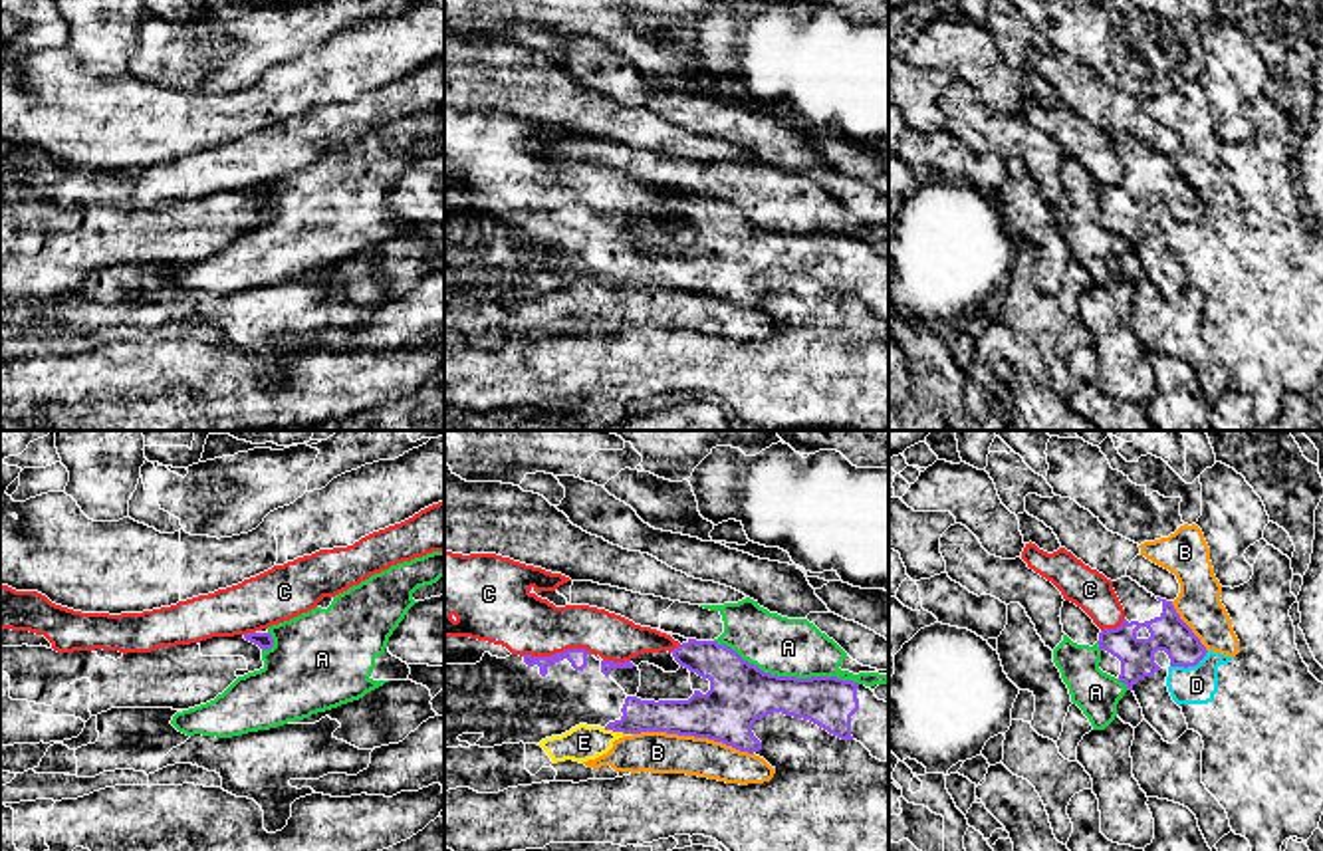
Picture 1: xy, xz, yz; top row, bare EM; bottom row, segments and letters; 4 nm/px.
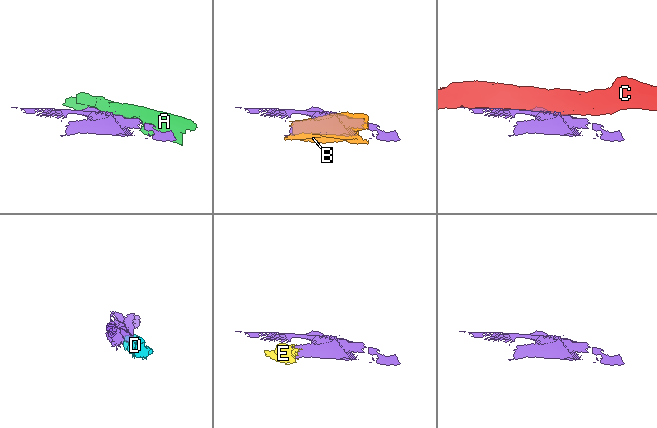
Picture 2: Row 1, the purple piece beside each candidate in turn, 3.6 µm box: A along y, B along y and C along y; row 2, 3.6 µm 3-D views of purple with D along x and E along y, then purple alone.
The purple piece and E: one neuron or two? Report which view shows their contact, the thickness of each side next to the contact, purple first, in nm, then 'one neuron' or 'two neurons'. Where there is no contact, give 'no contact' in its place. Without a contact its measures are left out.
meets purple in xz; 140 nm thick on the purple side, 150 nm on the other; two neurons

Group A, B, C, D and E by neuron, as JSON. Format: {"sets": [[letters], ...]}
{"sets": [["A"], ["B", "E"], ["C"], ["D"]]}

